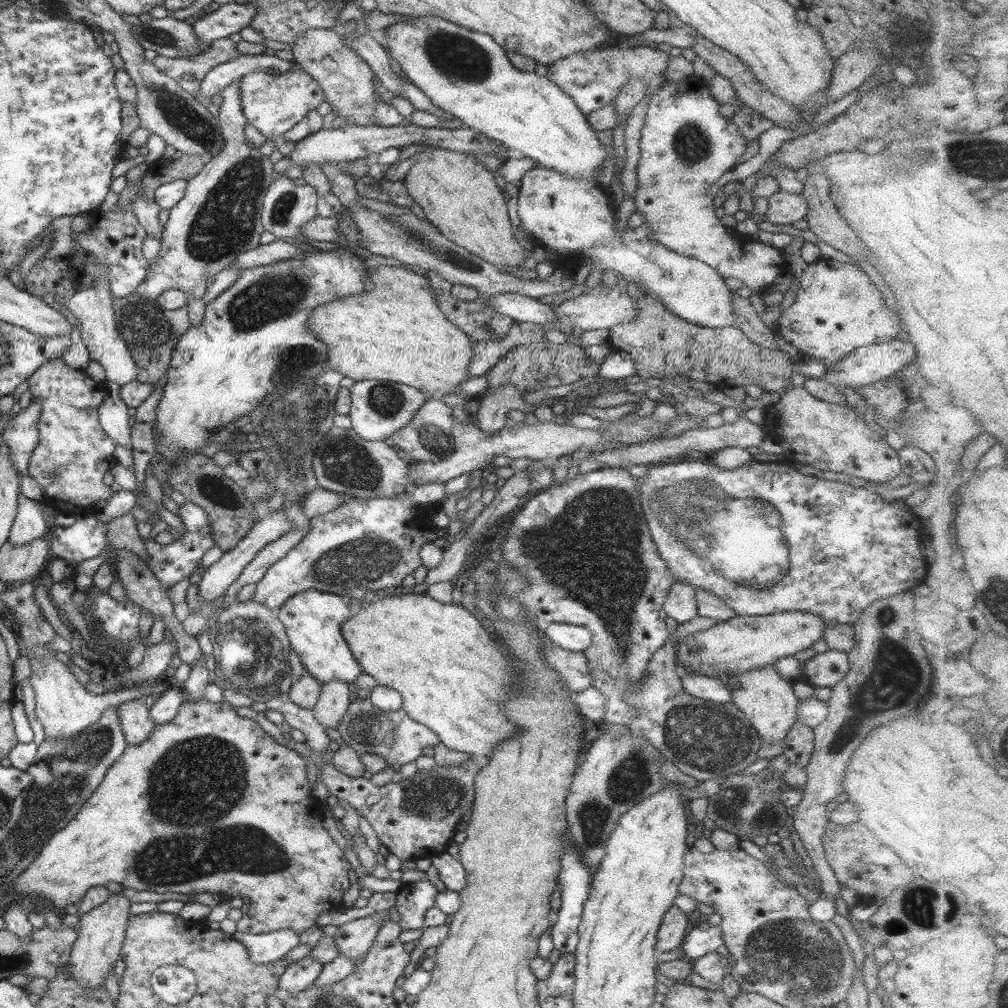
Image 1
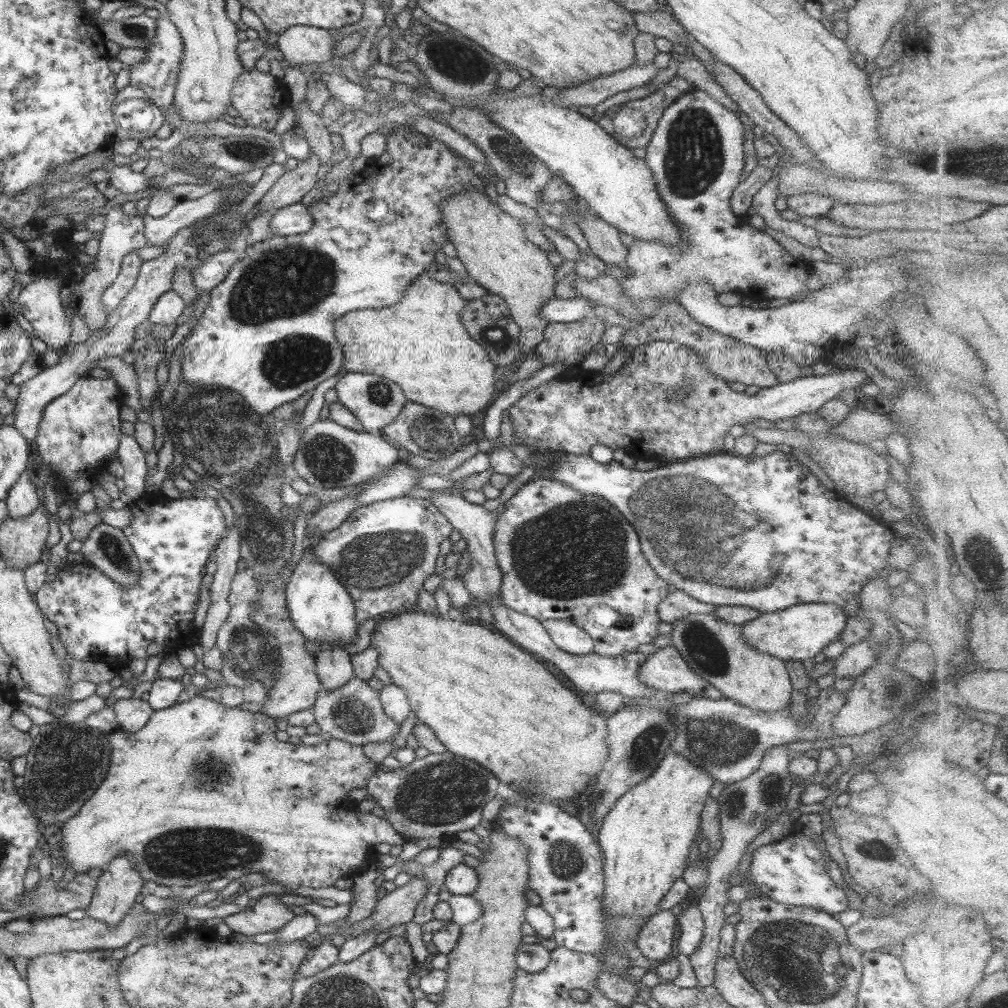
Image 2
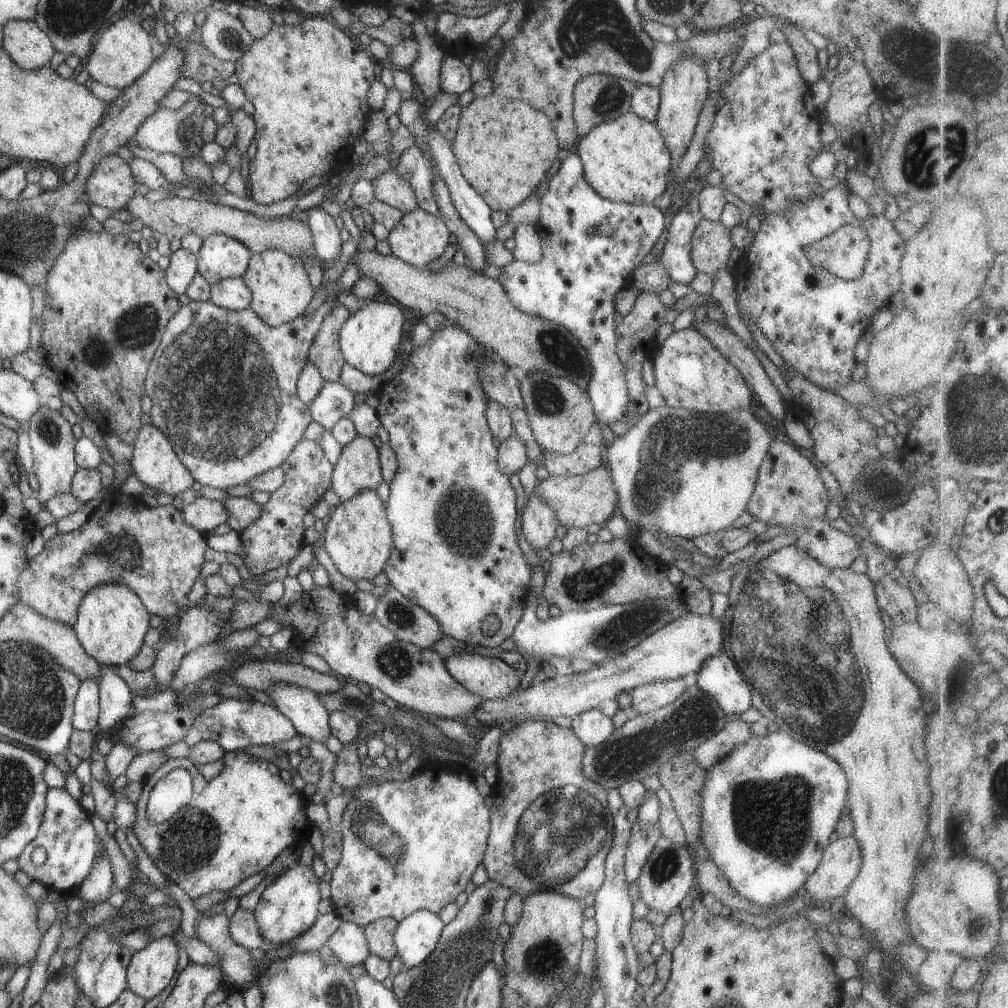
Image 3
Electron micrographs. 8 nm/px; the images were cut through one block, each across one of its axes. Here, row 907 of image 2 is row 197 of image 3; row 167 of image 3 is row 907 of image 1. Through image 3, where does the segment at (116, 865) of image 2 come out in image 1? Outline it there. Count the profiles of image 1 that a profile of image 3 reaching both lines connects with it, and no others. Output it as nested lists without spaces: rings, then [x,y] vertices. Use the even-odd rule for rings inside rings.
[[[126,891],[110,893],[105,902],[91,908],[89,912],[79,914],[77,938],[71,947],[66,967],[69,968],[71,978],[77,980],[77,984],[81,988],[97,988],[104,984],[107,972],[114,967],[114,962],[118,960],[129,918],[128,896],[129,892]]]

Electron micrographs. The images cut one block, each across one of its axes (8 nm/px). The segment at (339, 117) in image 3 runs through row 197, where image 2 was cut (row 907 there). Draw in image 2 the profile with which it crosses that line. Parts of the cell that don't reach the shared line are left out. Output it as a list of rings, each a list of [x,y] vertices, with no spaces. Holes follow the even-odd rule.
[[[275,893],[264,894],[257,899],[251,912],[232,916],[230,919],[225,919],[224,923],[232,934],[237,932],[246,936],[280,929],[294,917],[294,914],[287,905],[278,902],[275,895]]]

